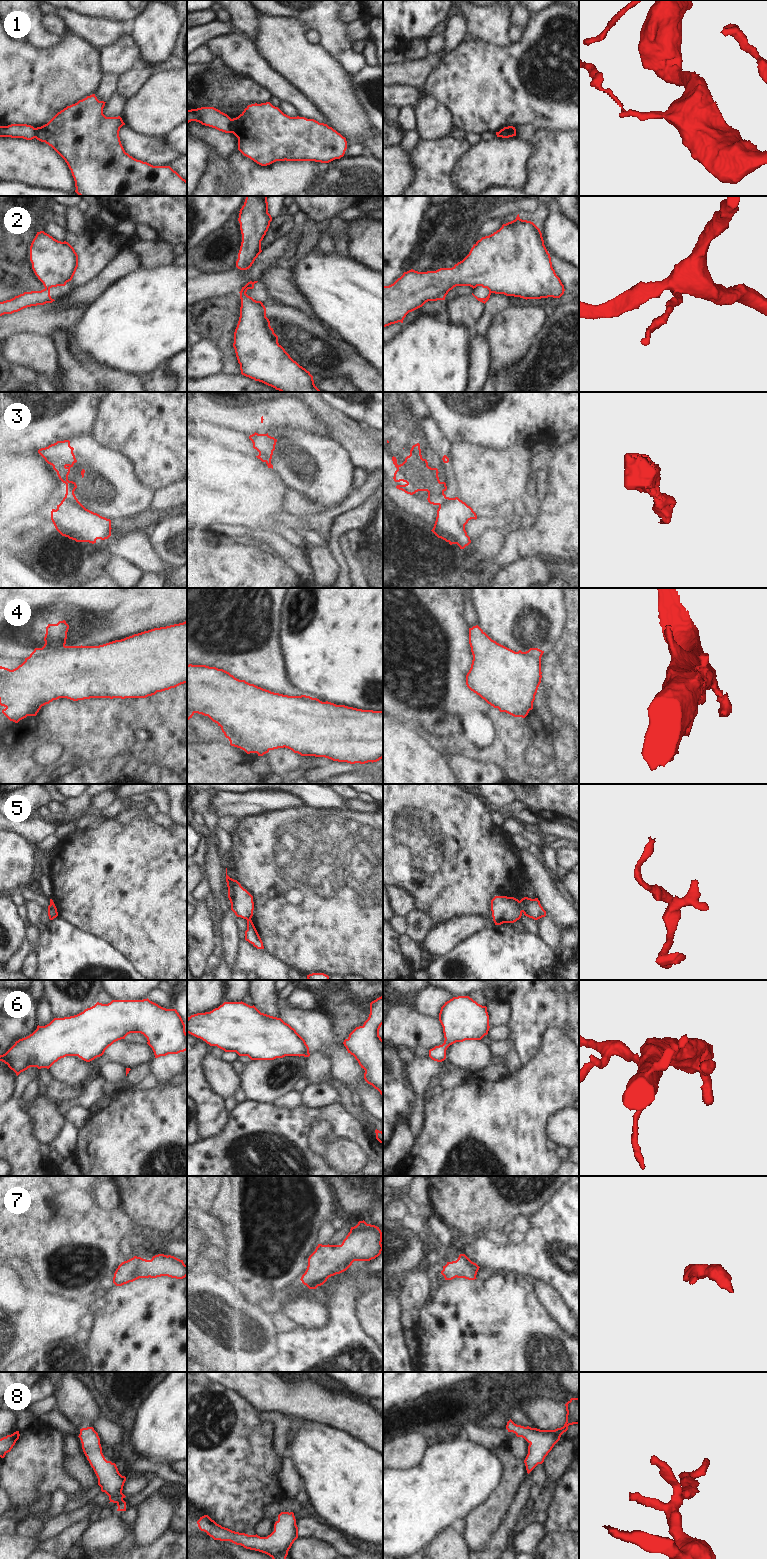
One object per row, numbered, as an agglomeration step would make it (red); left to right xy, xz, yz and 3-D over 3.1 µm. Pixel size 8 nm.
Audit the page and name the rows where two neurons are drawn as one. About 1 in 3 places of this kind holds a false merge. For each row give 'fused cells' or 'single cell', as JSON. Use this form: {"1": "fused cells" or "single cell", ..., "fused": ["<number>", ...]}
{"1": "fused cells", "2": "fused cells", "3": "fused cells", "4": "fused cells", "5": "fused cells", "6": "single cell", "7": "single cell", "8": "single cell", "fused": ["1", "2", "3", "4", "5"]}

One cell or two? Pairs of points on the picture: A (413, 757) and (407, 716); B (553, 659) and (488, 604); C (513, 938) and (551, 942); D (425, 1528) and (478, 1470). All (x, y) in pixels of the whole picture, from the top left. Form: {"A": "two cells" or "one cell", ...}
{"A": "two cells", "B": "two cells", "C": "two cells", "D": "one cell"}

